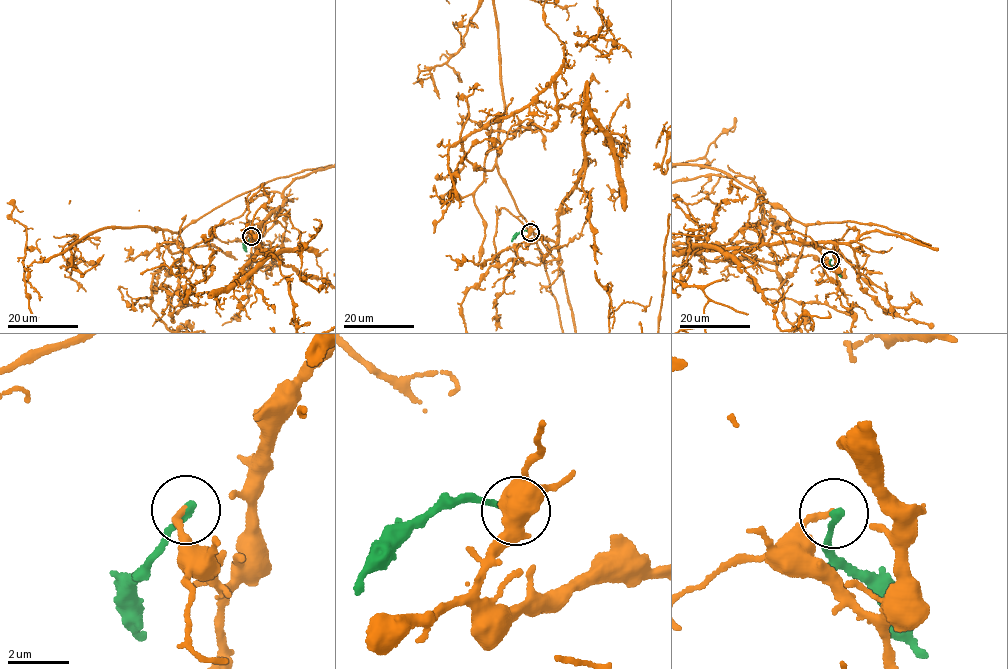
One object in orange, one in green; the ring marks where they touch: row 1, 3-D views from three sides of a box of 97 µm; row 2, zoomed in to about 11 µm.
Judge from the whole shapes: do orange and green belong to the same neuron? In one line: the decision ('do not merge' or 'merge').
do not merge

